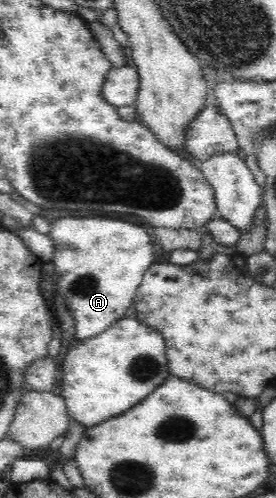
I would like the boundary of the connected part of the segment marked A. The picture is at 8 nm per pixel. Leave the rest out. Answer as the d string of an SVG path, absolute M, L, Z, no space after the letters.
M61 217L50 224L50 236L54 245L52 261L55 265L55 294L61 295L74 317L75 335L73 340L80 342L109 329L113 322L124 317L131 309L138 287L145 273L151 267L153 245L151 235L142 226L119 221L119 219L99 219L99 217Z

